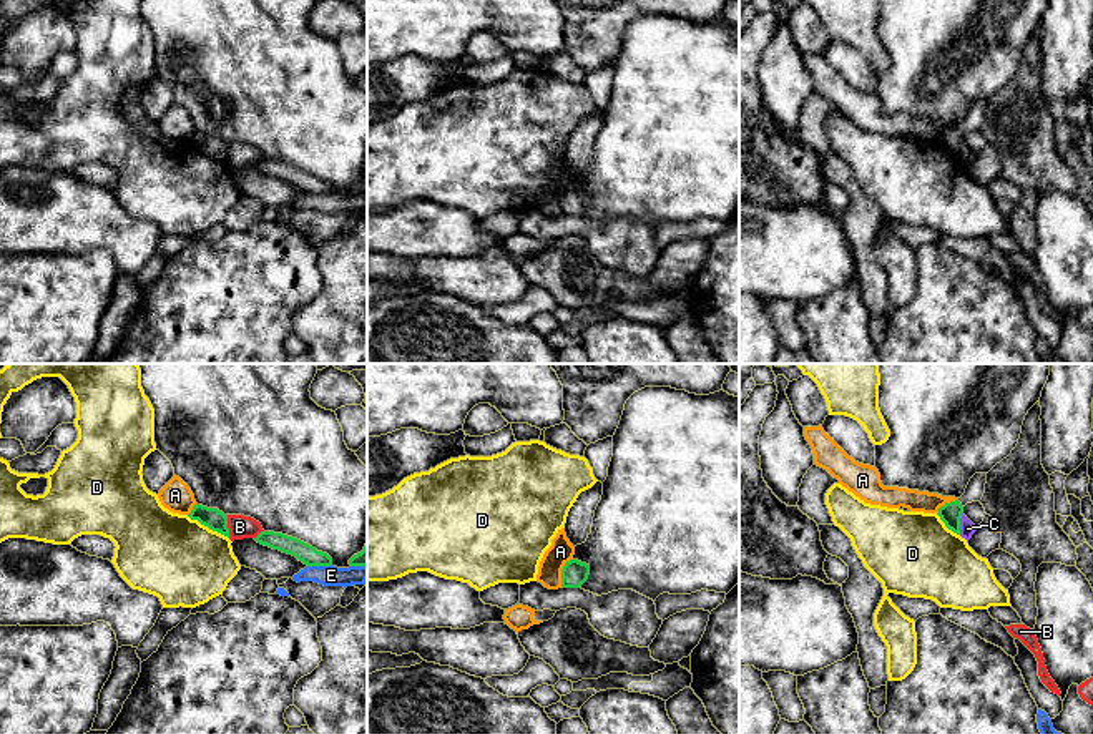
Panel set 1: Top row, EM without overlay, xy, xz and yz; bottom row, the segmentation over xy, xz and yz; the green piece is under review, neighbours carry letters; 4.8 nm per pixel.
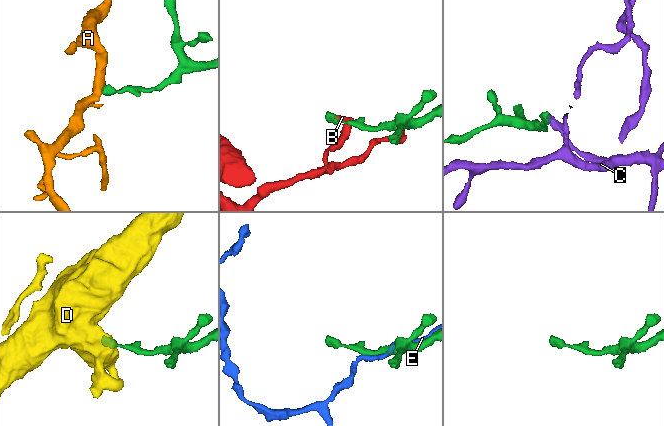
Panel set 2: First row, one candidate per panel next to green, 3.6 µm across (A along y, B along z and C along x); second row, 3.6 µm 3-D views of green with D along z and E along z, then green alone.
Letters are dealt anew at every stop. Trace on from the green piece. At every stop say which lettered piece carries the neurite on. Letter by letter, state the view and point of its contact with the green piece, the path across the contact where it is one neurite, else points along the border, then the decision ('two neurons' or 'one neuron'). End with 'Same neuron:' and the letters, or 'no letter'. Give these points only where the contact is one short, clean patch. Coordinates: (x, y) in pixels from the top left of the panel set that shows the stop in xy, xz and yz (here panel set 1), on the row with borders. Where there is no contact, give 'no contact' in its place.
A: meets green in xz at (562, 572); two neurons
B: meets green in xy at (226, 527); border along xy (226, 515), (230, 537); two neurons
C: meets green in yz at (959, 523); border along yz (962, 512), (959, 533); two neurons
D: meets green in xy at (208, 527); border along xy (186, 515), (228, 538); two neurons
E: meets green in xy at (319, 565); two neurons
Same neuron: no letter

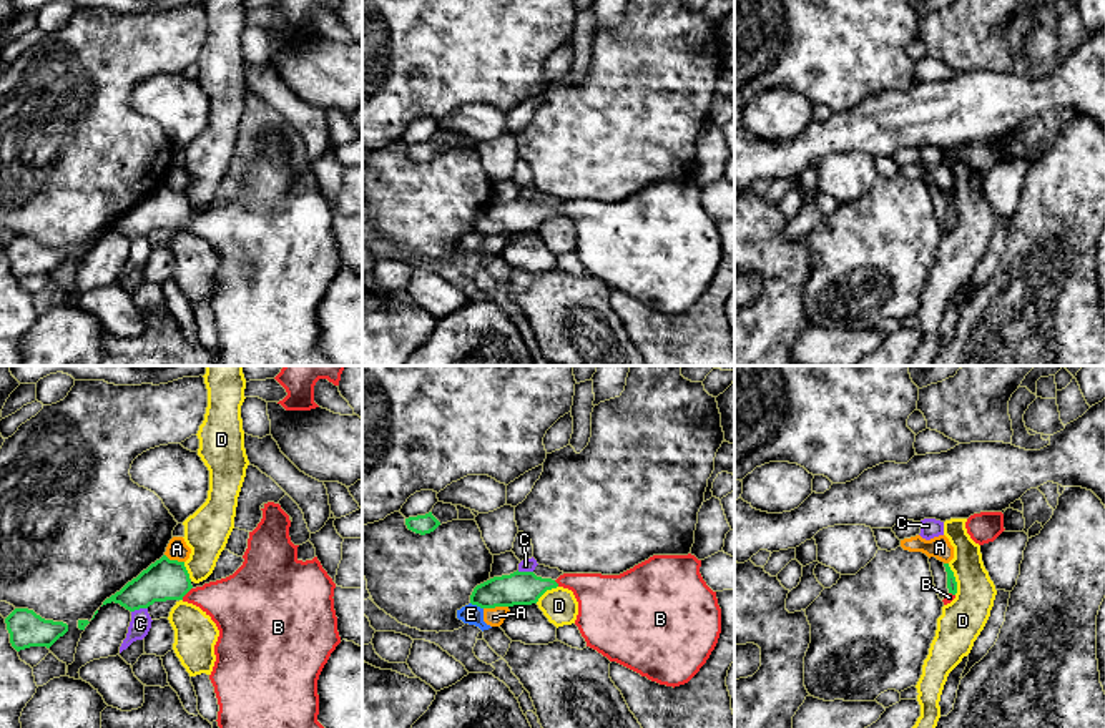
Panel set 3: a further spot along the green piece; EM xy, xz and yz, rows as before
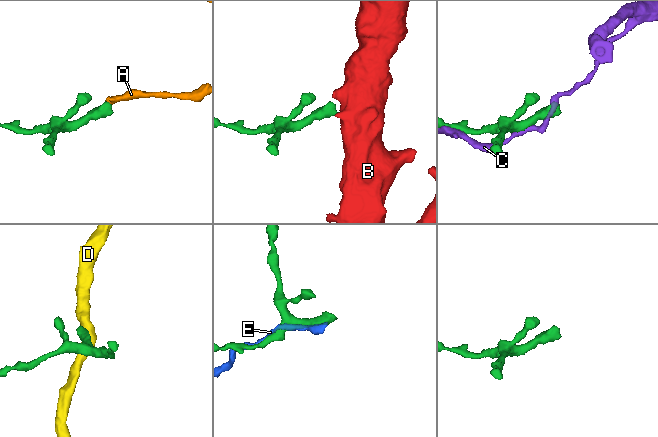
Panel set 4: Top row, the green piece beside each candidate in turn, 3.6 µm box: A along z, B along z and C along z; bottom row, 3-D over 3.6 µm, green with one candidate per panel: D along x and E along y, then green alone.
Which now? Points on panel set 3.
A: meets green in xz at (496, 605); two neurons
B: meets green in xy at (186, 592); runs through xy (165, 579), (186, 592), (236, 604); one neuron
C: meets green in xy at (138, 609); two neurons
D: meets green in yz at (954, 579); border along yz (947, 564), (956, 582), (956, 594); two neurons
E: meets green in xz at (477, 605); two neurons
Same neuron: B

